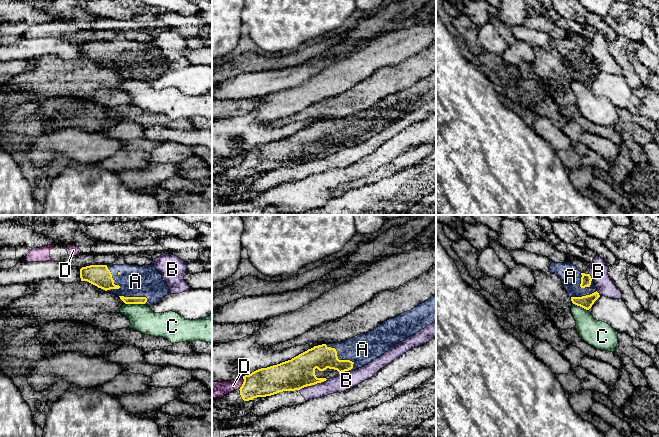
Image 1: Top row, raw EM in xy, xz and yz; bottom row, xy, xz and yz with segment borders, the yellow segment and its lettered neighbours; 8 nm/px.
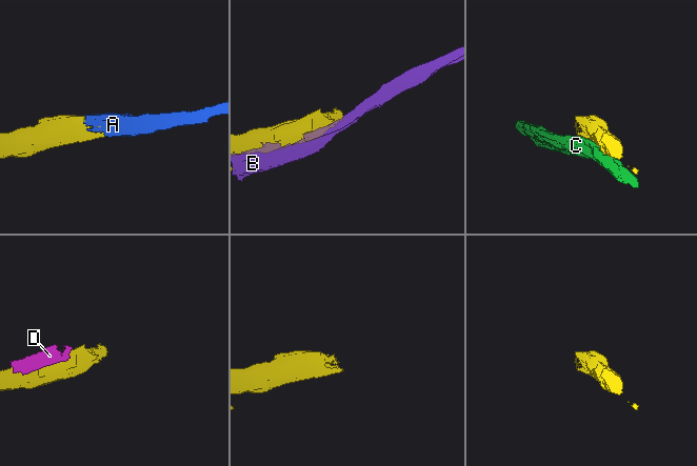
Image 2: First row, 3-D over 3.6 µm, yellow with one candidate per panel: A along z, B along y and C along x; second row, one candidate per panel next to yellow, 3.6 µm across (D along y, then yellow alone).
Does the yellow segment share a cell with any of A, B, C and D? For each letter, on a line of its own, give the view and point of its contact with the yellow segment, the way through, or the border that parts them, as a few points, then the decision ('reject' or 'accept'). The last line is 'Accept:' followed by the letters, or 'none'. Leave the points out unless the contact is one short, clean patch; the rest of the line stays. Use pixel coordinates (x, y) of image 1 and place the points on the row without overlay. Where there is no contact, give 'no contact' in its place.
A: xz (337, 134) | accept
B: xz (313, 160) | reject
C: xy (135, 79) | reject
D: xz (243, 159) | reject
Accept: A

